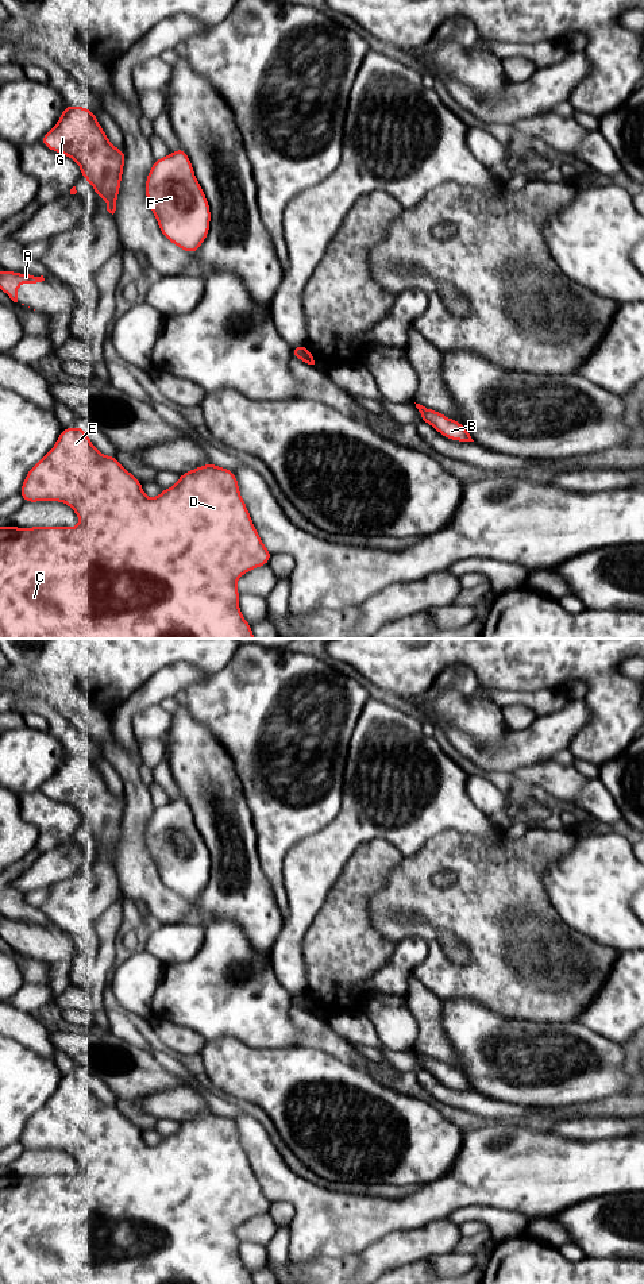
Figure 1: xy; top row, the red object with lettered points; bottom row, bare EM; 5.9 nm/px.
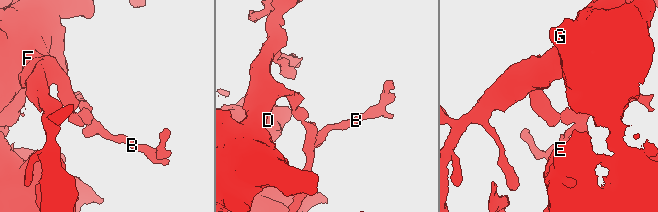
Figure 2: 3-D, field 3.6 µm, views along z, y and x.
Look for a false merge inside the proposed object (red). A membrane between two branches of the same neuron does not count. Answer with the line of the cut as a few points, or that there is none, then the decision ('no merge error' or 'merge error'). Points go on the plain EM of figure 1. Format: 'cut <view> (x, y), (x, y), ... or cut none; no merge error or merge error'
cut xy (305, 994), (308, 998); merge error

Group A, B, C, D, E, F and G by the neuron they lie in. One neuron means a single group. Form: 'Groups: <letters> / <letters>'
Groups: A C D E F G / B

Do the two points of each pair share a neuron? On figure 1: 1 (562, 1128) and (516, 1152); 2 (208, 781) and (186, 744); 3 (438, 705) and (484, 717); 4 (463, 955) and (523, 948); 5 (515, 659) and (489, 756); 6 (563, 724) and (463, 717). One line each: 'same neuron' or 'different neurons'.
1: different neurons
2: same neuron
3: same neuron
4: different neurons
5: different neurons
6: different neurons

